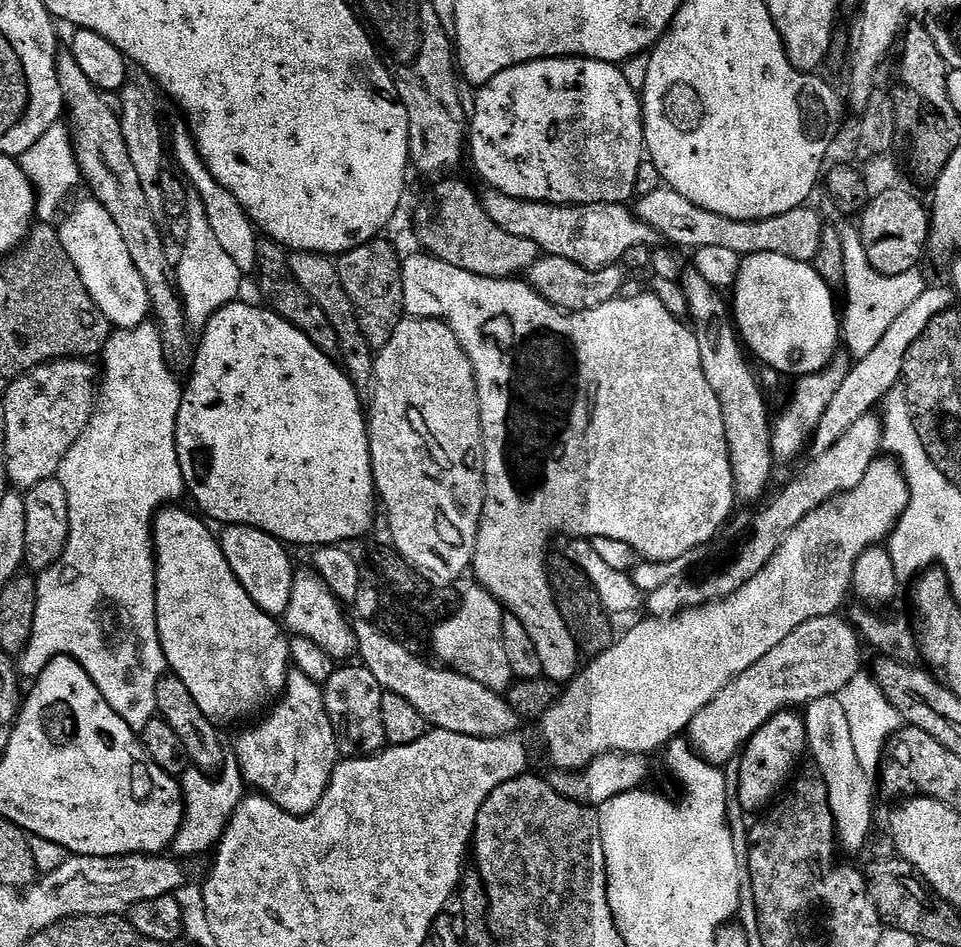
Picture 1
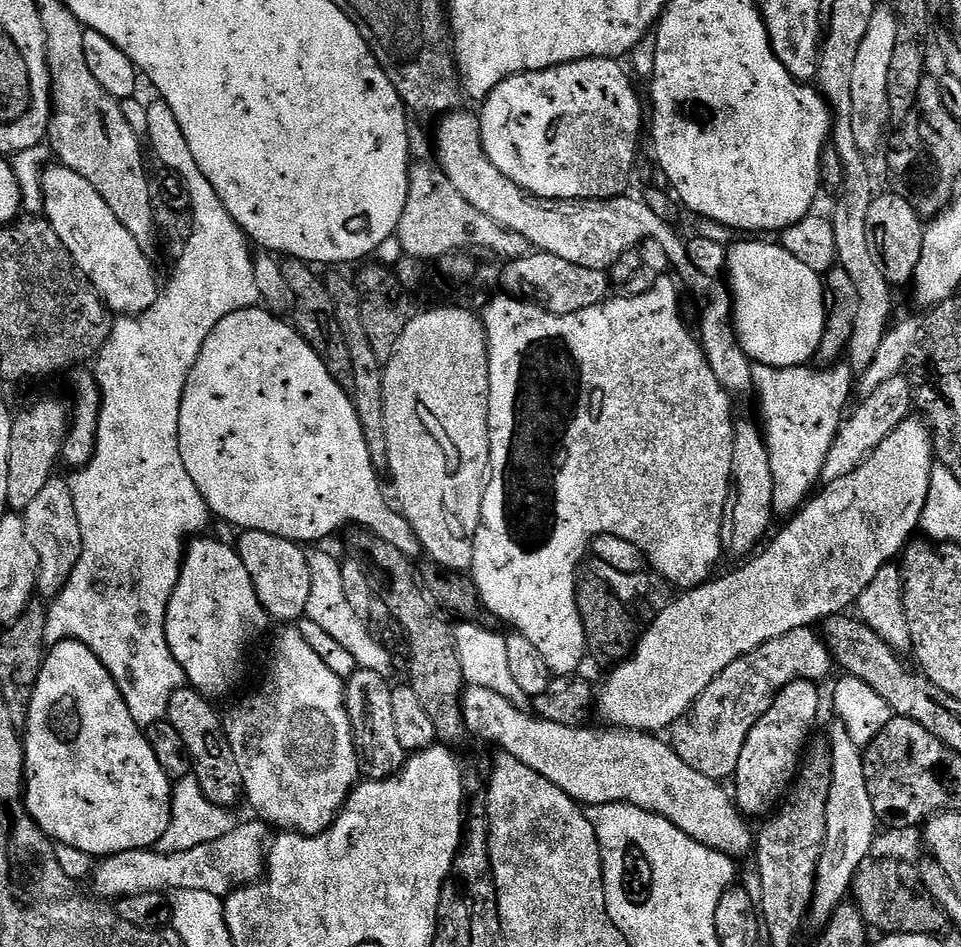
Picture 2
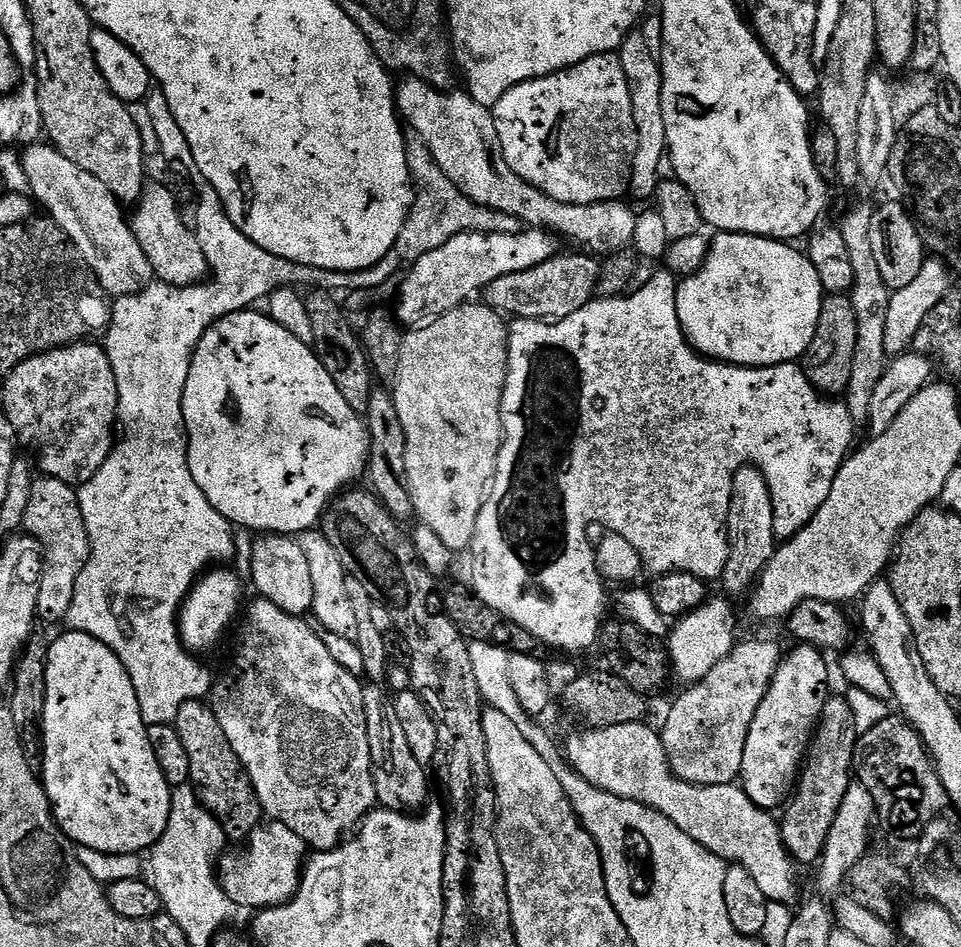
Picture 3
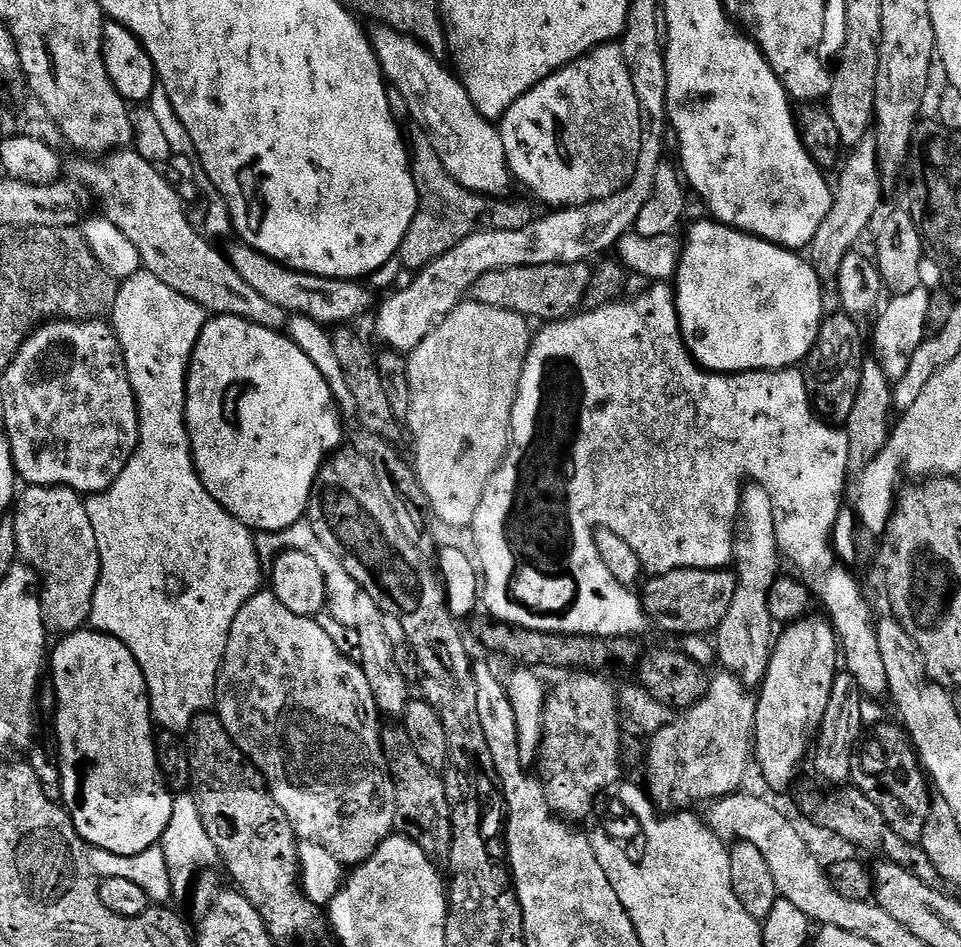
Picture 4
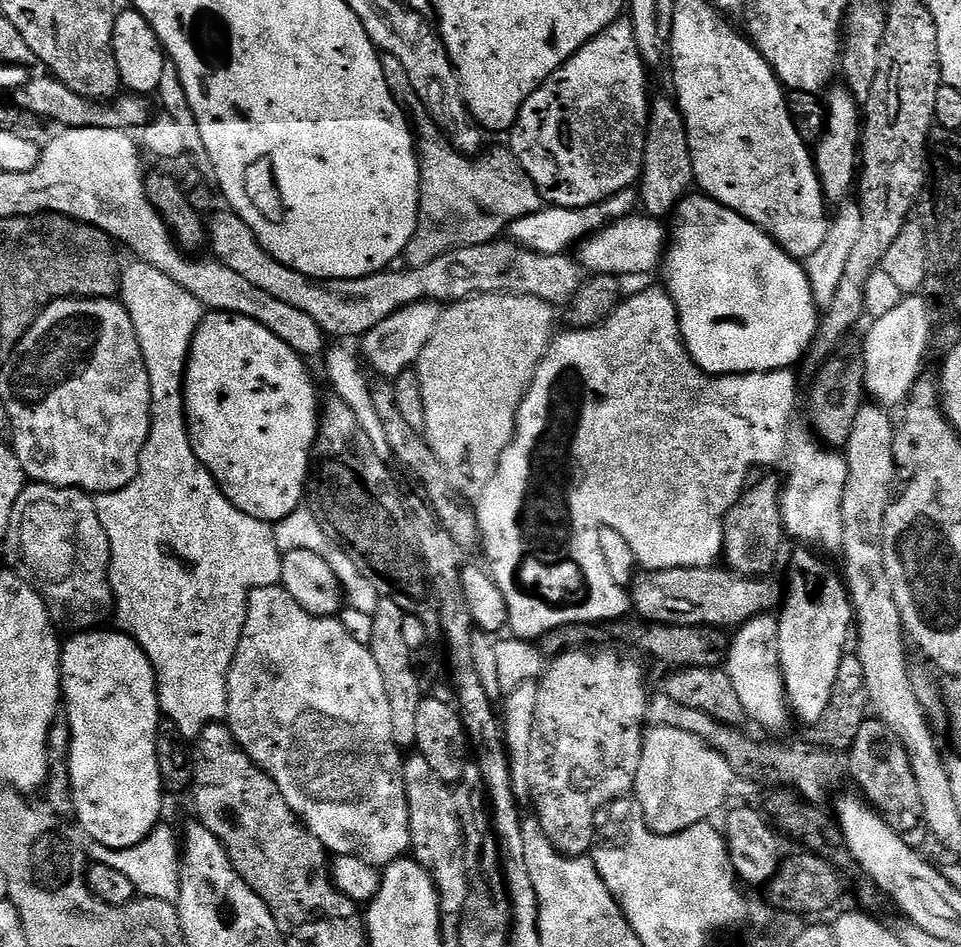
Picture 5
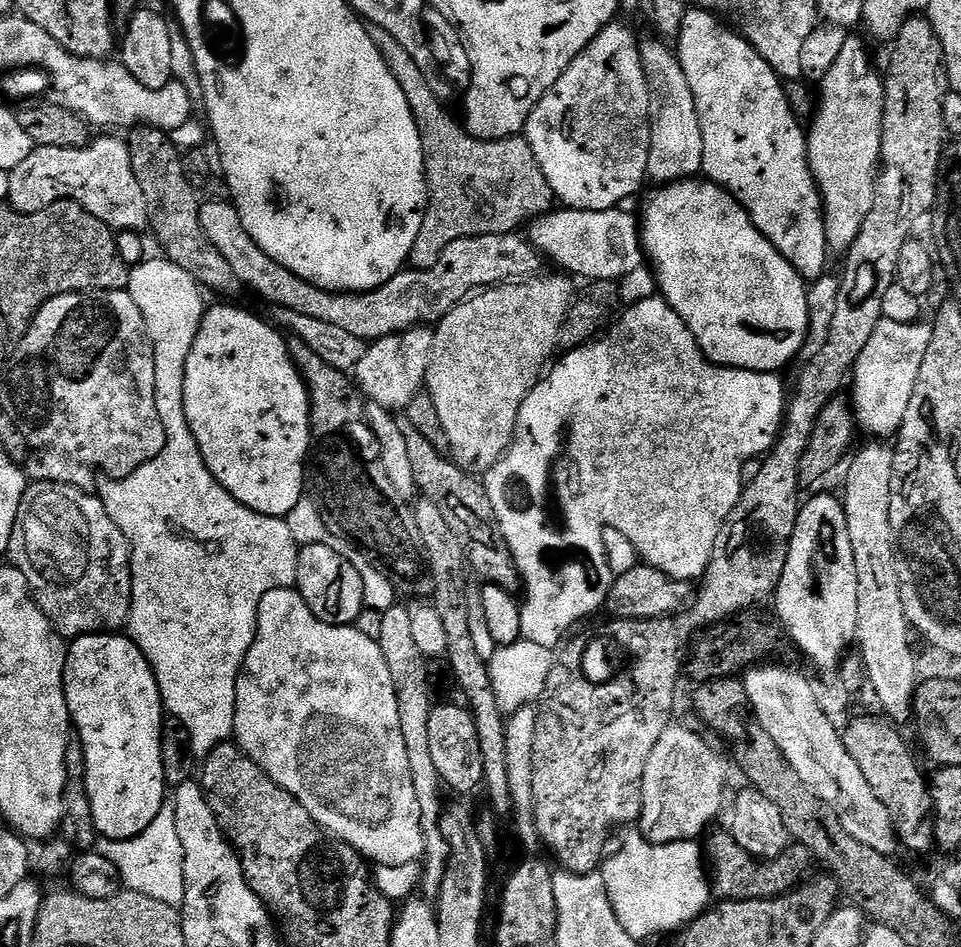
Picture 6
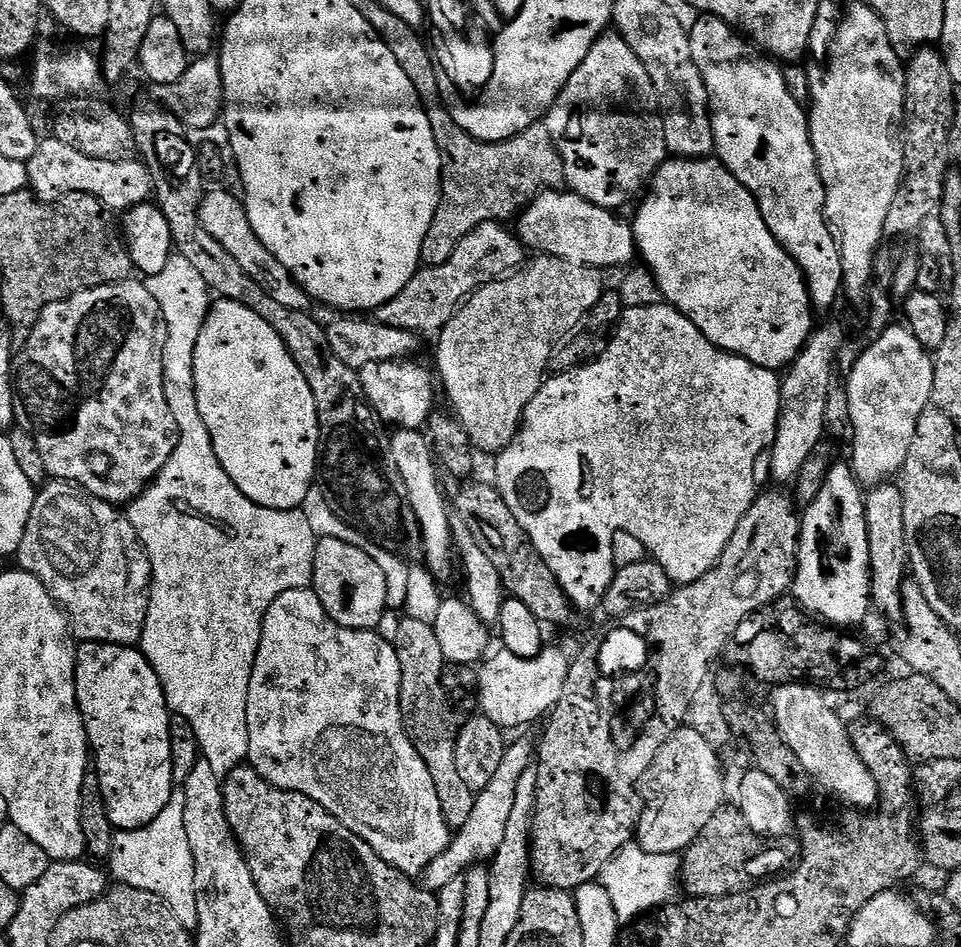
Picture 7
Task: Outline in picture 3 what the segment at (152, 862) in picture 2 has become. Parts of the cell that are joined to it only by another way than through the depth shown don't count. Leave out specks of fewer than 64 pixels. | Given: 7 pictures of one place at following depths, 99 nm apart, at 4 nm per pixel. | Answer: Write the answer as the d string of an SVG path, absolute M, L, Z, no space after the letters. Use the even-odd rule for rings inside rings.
M281 827L279 831L280 835L272 830L253 829L247 837L249 840L246 846L236 850L229 849L219 857L217 877L235 907L263 910L286 904L296 895L301 862L307 857L308 845L289 828Z

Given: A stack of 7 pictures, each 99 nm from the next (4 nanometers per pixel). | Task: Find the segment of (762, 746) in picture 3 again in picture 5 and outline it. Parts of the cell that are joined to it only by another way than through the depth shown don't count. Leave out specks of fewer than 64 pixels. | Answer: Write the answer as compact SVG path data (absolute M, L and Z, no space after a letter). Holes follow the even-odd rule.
M800 551L804 552L796 552L792 556L792 573L788 576L788 588L786 584L786 595L783 597L782 607L778 612L780 672L784 675L784 689L795 719L797 716L804 724L818 723L819 725L827 714L839 663L842 662L850 644L850 633L854 628L854 609L852 600L848 597L848 586L844 582L843 575L837 569L835 572L826 561L819 560L815 556L815 554L817 555L815 551Z

